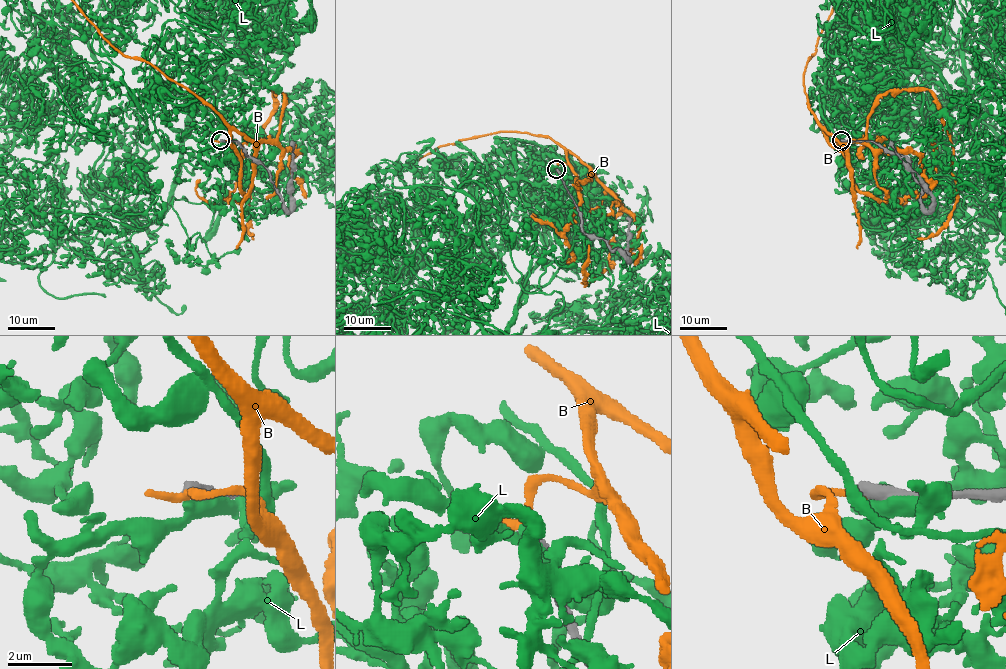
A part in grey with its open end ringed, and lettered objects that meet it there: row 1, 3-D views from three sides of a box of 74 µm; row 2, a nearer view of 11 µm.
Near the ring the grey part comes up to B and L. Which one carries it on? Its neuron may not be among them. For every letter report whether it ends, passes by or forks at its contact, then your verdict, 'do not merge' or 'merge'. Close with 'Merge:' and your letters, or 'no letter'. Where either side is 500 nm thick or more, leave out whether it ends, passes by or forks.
B: it passes by | do not merge
L: do not merge
Merge: no letter

